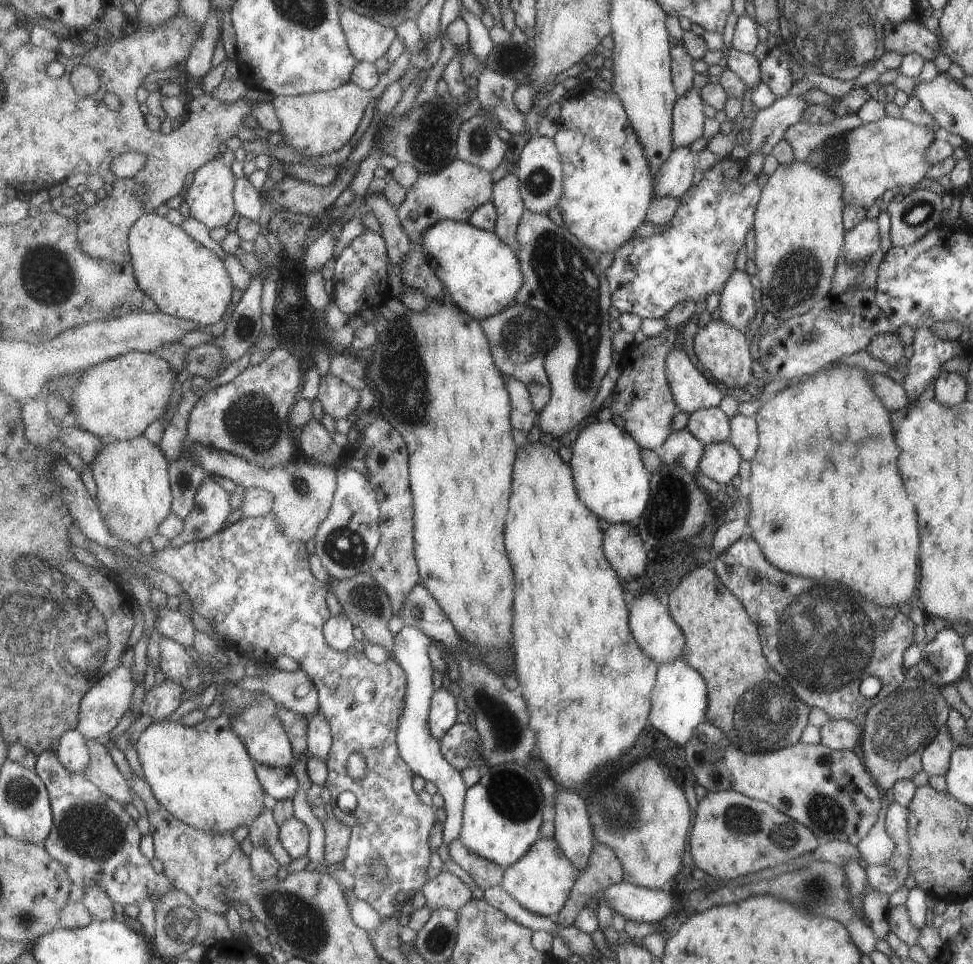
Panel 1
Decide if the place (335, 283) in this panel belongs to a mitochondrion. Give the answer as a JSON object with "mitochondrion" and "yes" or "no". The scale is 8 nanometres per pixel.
{"mitochondrion":"no"}

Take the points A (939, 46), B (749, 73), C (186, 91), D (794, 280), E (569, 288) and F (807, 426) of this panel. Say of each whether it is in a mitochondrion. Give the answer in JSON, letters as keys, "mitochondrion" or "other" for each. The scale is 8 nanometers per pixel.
{"A":"other","B":"other","C":"other","D":"mitochondrion","E":"mitochondrion","F":"other"}

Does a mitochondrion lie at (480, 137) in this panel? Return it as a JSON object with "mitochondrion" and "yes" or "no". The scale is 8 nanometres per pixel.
{"mitochondrion":"yes"}

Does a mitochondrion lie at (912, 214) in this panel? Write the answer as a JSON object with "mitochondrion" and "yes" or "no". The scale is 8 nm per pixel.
{"mitochondrion":"yes"}

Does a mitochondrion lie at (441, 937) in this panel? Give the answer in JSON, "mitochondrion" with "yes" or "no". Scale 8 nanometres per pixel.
{"mitochondrion":"yes"}

